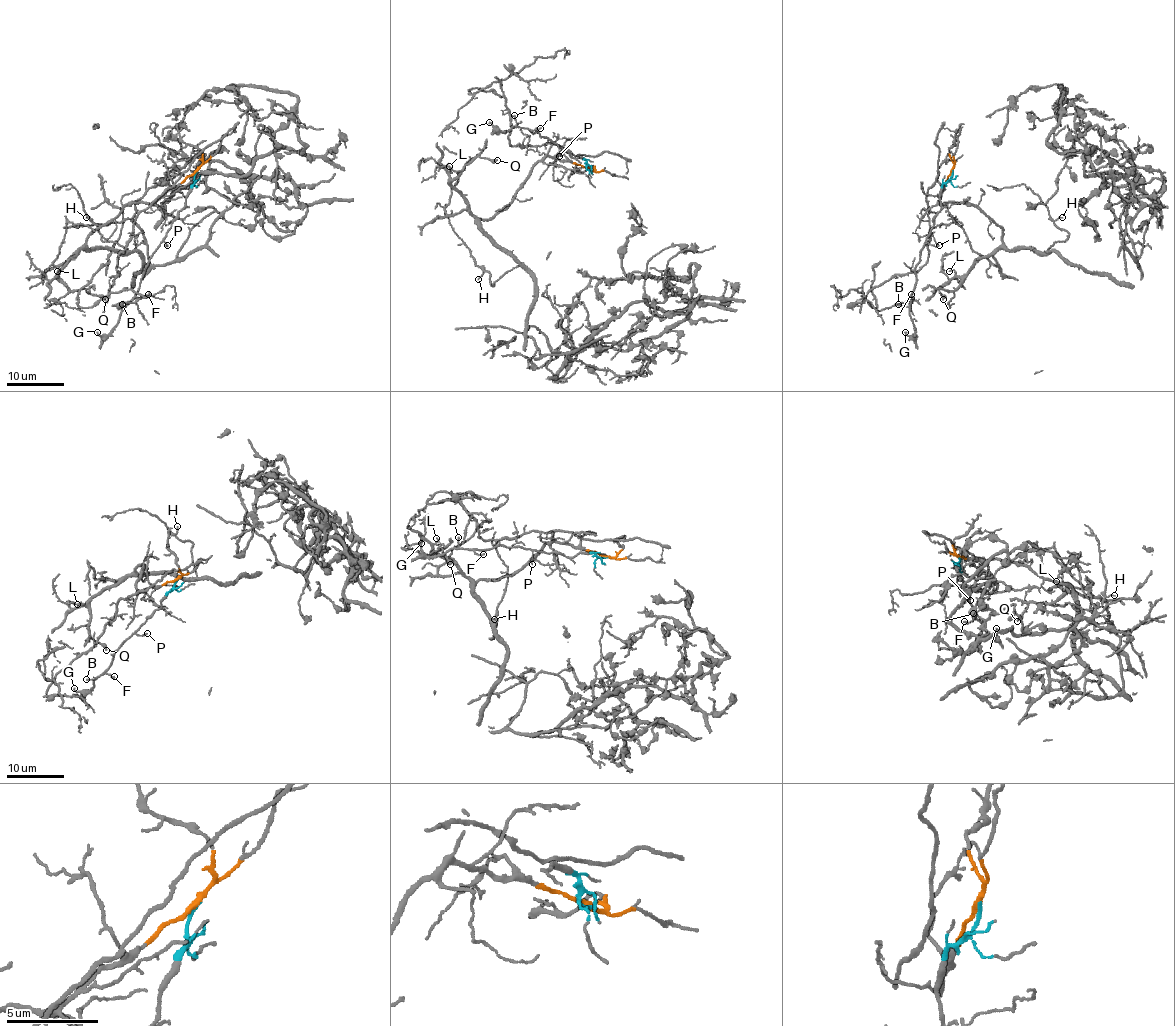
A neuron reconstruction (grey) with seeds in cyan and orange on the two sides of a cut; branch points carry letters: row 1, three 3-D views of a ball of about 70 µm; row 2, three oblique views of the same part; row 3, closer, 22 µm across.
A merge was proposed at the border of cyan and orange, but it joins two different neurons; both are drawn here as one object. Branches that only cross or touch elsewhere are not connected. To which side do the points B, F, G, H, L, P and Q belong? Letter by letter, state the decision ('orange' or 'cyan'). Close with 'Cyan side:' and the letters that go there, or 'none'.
B: cyan
F: cyan
G: cyan
H: orange
L: orange
P: cyan
Q: orange
Cyan side: B, F, G, P

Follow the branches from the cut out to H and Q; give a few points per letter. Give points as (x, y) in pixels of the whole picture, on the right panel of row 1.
H: (952, 171), (939, 201), (976, 206), (1008, 248), (1063, 241), (1068, 233), (1053, 221), (1062, 217)
Q: (952, 171), (939, 201), (976, 206), (1000, 228), (1002, 243), (983, 256), (953, 290), (939, 290), (943, 300)

